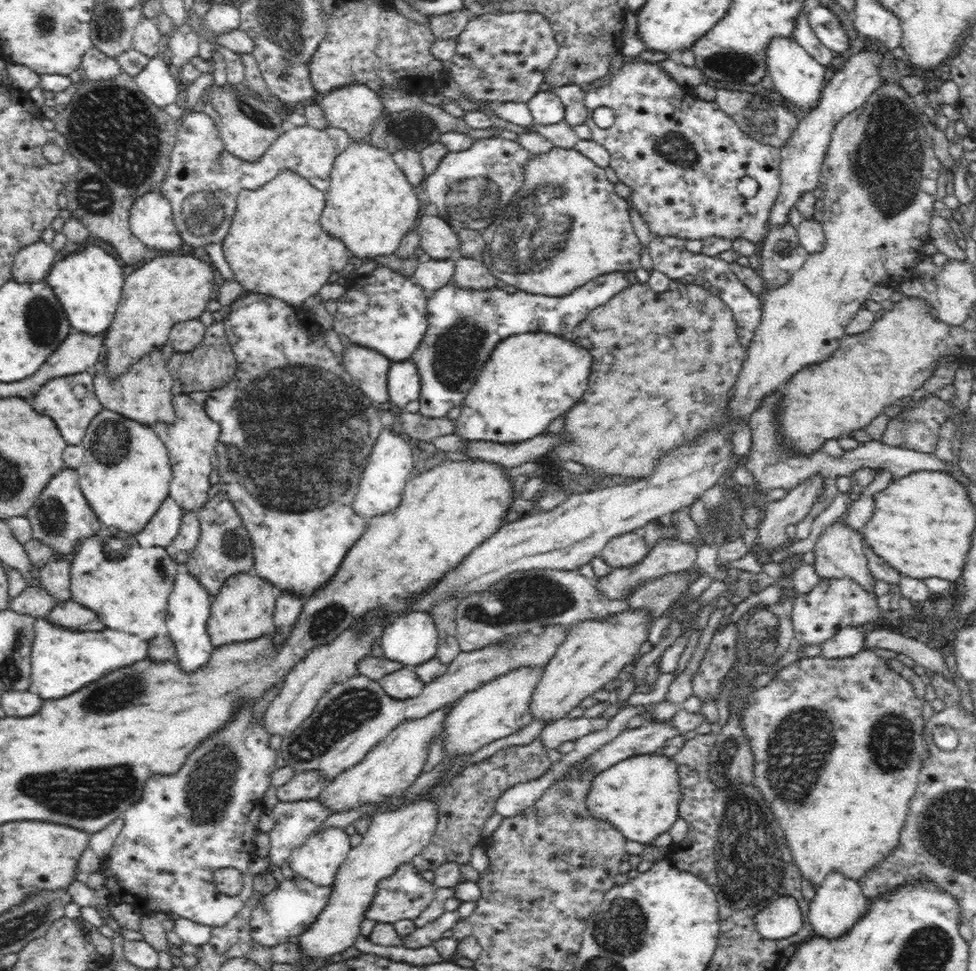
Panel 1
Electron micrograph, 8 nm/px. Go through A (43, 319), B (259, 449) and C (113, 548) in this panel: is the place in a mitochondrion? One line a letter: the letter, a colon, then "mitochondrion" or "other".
A: mitochondrion
B: mitochondrion
C: mitochondrion

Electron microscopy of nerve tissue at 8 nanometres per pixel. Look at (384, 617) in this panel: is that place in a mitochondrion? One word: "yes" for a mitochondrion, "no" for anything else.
no

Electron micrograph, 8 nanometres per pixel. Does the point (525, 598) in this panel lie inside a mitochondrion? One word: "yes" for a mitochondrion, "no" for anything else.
yes

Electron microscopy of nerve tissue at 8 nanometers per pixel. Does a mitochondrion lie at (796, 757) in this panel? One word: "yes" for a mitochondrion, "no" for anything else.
yes

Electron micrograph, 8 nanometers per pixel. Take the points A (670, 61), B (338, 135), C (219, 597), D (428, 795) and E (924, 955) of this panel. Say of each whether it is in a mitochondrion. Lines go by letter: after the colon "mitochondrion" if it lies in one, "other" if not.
A: other
B: other
C: other
D: other
E: mitochondrion

